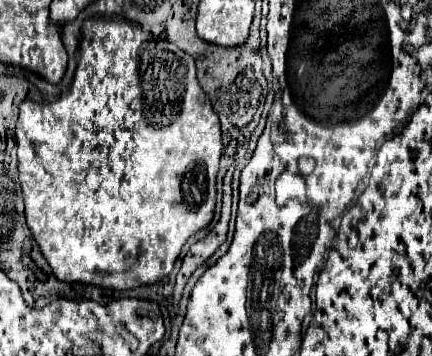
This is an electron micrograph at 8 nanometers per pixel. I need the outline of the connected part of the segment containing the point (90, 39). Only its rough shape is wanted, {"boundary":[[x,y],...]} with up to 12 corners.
{"boundary":[[90,17],[70,93],[22,101],[26,221],[118,291],[214,217],[196,61]]}

